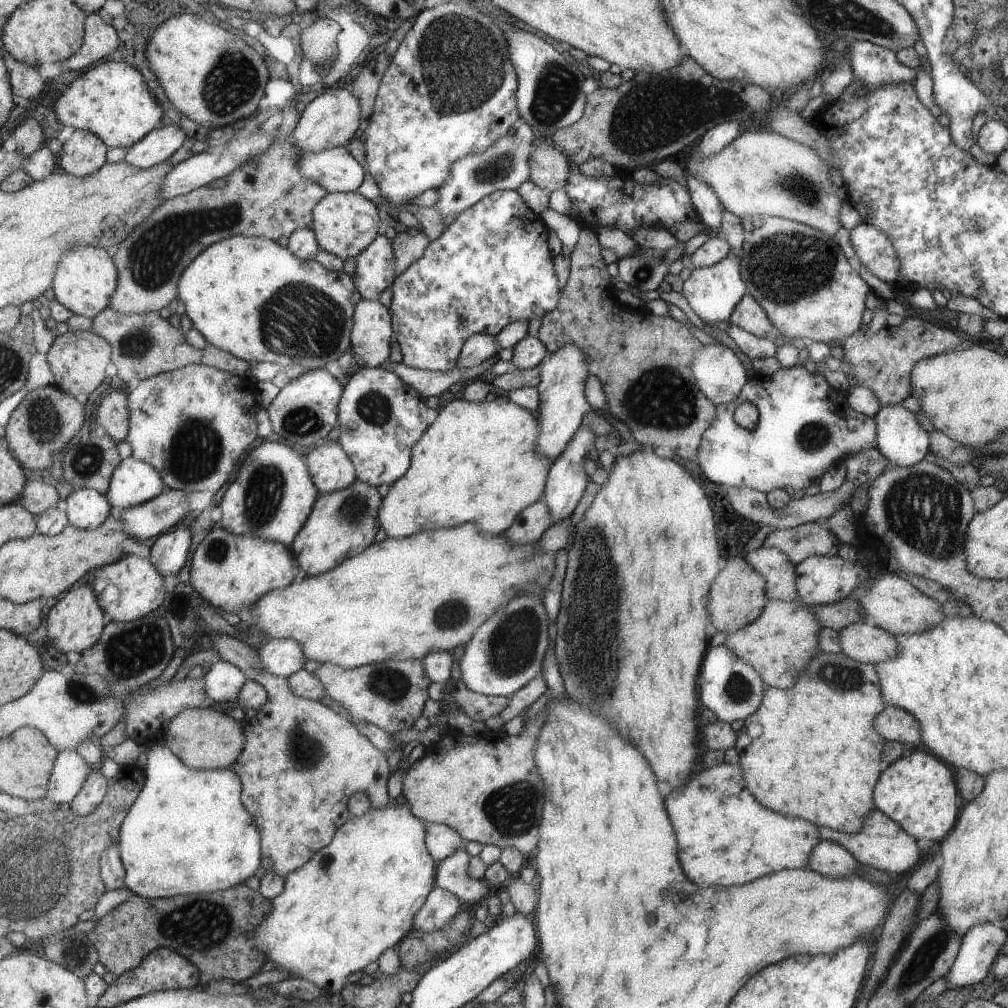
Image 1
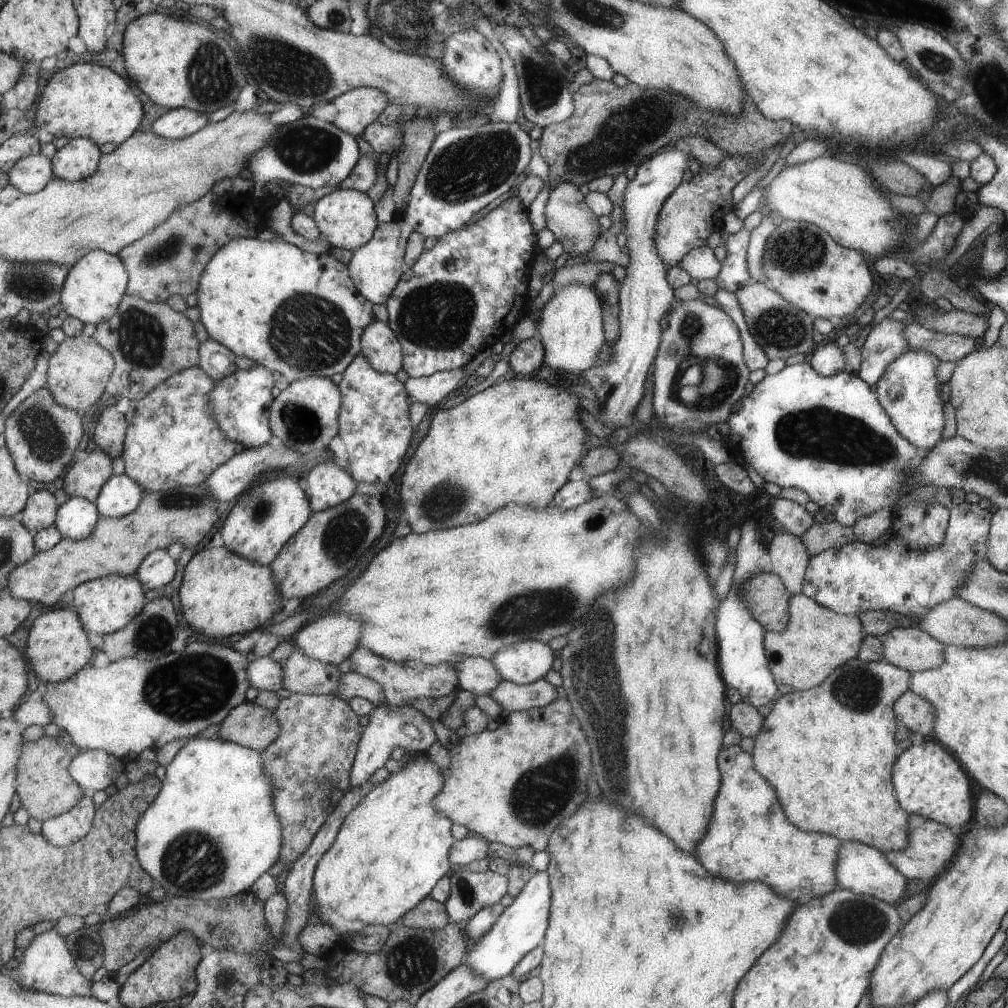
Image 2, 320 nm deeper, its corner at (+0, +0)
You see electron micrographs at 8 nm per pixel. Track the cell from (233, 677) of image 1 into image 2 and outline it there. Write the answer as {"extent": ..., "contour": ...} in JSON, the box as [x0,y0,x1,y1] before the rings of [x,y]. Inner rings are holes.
{"extent":[248,654,284,692],"contour":[[[270,654],[248,664],[248,677],[258,691],[279,692],[284,688],[284,665]]]}

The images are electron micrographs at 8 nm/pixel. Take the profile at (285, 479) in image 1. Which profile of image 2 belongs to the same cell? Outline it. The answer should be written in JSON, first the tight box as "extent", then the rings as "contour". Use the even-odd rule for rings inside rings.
{"extent":[219,473,313,565],"contour":[[[291,473],[277,474],[277,477],[277,480],[249,488],[231,507],[219,531],[230,551],[262,565],[270,565],[313,514],[306,489],[299,486],[297,478]]]}

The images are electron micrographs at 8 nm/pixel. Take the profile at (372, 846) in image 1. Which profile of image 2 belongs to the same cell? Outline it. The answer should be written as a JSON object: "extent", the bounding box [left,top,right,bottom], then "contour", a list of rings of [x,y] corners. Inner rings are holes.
{"extent":[313,753,454,934],"contour":[[[426,753],[417,755],[410,762],[406,763],[402,769],[390,773],[386,781],[378,784],[371,792],[367,793],[367,796],[361,800],[357,808],[354,808],[349,813],[343,826],[341,826],[339,836],[335,839],[333,846],[325,853],[325,856],[321,858],[317,865],[314,874],[313,915],[319,918],[319,920],[326,922],[328,925],[333,925],[338,930],[339,934],[357,932],[370,924],[389,926],[398,924],[400,916],[410,908],[415,907],[421,899],[427,897],[437,880],[447,874],[447,870],[450,870],[448,852],[454,843],[451,834],[449,834],[451,820],[441,811],[438,811],[433,804],[433,800],[436,798],[437,794],[441,792],[445,781],[443,780],[443,776],[441,776],[441,772],[437,770],[437,766],[433,766],[427,758],[423,758],[423,755],[426,755]]]}

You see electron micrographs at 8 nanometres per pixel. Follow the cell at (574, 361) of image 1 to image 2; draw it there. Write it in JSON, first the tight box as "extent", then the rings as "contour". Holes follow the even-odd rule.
{"extent":[536,281,604,376],"contour":[[[573,281],[553,292],[536,314],[538,338],[545,349],[545,364],[549,368],[563,370],[570,376],[582,376],[582,372],[593,366],[604,346],[604,322],[601,322],[601,306],[593,290],[585,284]]]}

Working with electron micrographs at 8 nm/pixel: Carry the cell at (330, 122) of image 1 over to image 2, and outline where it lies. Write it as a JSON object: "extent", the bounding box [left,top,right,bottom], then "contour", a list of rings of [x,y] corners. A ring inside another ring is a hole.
{"extent":[333,87,389,138],"contour":[[[357,87],[333,100],[338,115],[335,124],[357,138],[374,123],[389,104],[385,91],[373,87]]]}

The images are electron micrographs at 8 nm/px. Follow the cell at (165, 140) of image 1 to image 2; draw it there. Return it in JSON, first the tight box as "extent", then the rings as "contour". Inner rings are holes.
{"extent":[152,107,209,139],"contour":[[[179,107],[168,109],[153,124],[152,129],[158,135],[170,139],[184,139],[197,130],[201,130],[209,123],[209,115],[193,110],[192,108]]]}

